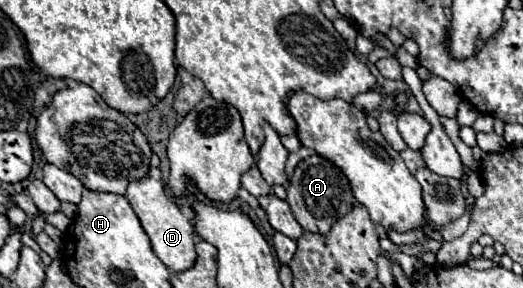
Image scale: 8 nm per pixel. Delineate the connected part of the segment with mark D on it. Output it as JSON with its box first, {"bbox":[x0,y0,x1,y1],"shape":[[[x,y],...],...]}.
{"bbox":[126,167,196,271],"shape":[[[152,167],[148,175],[140,181],[132,181],[126,191],[126,199],[130,201],[134,213],[138,215],[144,231],[148,233],[152,241],[154,253],[162,259],[162,263],[170,271],[186,271],[194,265],[196,261],[196,251],[194,251],[194,227],[190,221],[182,215],[182,211],[166,197],[162,179],[160,179],[160,169]]]}

